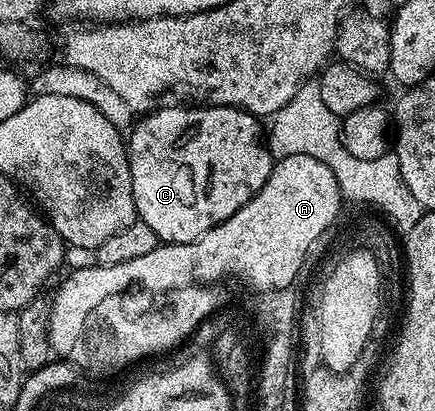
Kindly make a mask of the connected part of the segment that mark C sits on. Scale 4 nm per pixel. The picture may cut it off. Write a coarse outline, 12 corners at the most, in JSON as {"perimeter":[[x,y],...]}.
{"perimeter":[[179,105],[128,135],[132,197],[191,243],[270,176],[259,116]]}

